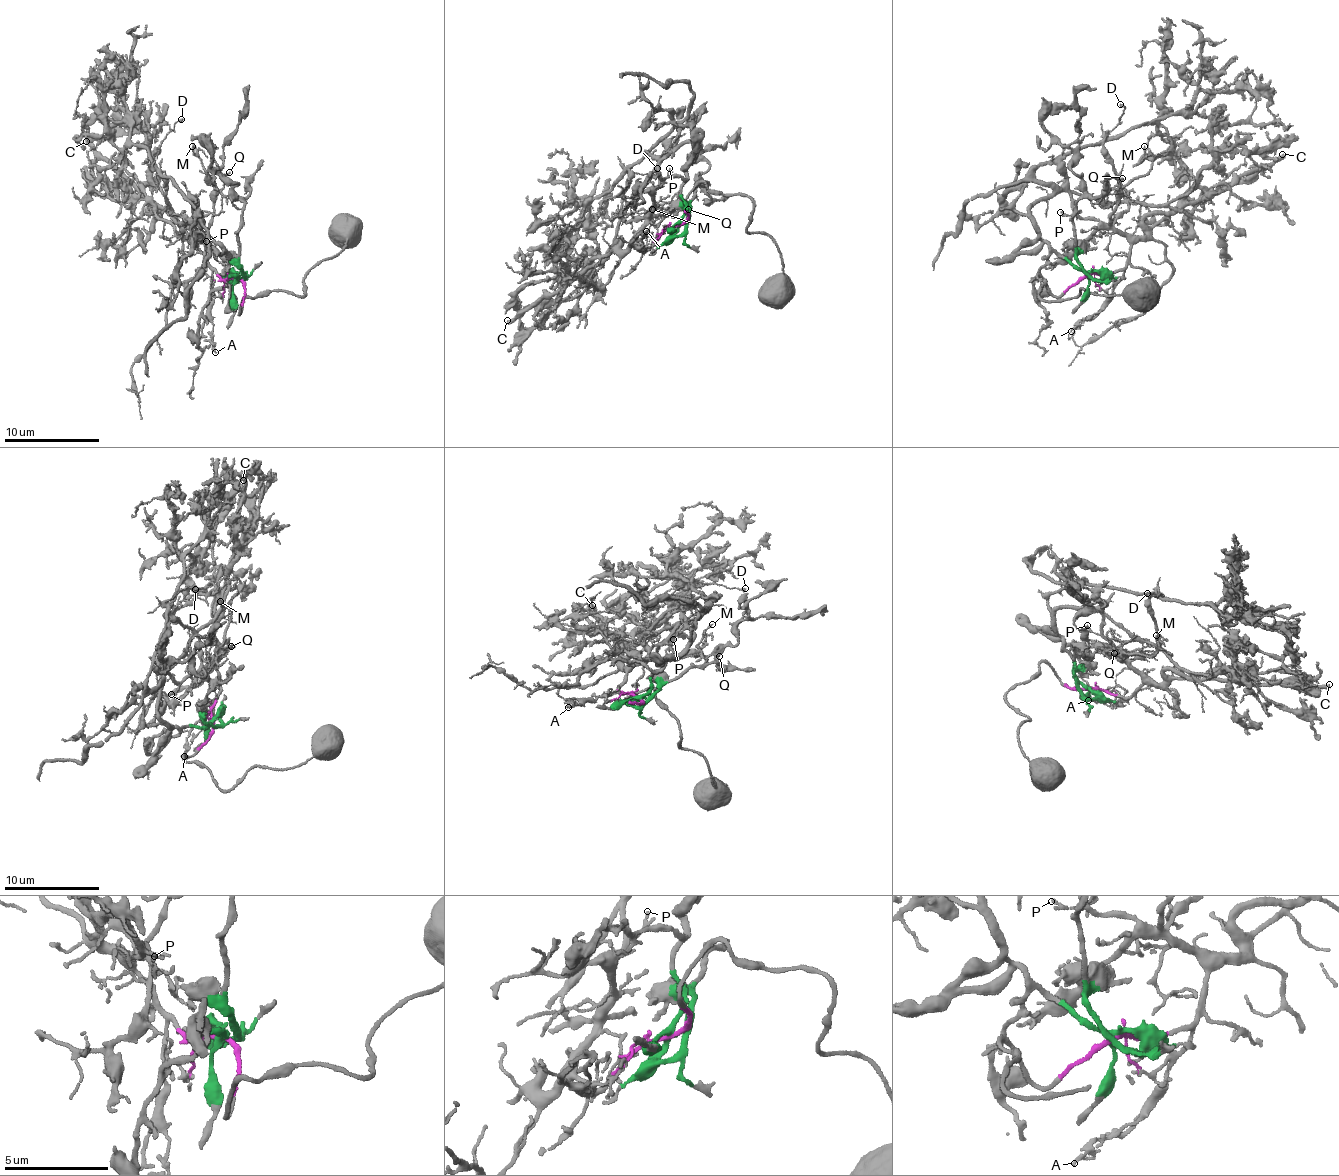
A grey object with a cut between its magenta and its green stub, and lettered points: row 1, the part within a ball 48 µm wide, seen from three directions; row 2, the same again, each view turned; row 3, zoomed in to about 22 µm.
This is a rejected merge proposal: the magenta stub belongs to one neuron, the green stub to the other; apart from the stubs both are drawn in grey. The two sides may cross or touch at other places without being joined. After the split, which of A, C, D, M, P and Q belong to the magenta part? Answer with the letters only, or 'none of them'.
A, C, D, M, P, Q

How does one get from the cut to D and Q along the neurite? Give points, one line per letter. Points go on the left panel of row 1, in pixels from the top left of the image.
D: (237, 278), (223, 280), (198, 242), (199, 236), (173, 213), (160, 169), (159, 146), (181, 119)
Q: (237, 278), (223, 280), (198, 247), (196, 239), (205, 231), (214, 214), (214, 195), (230, 172)

